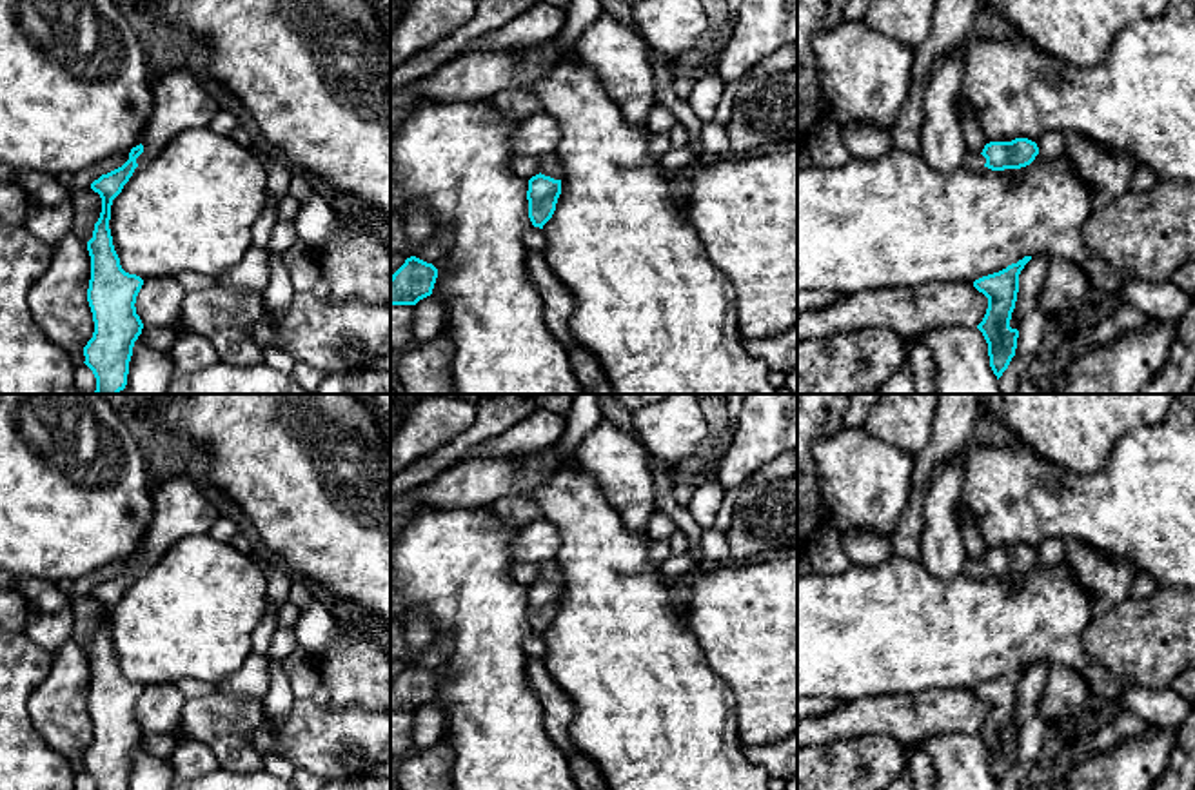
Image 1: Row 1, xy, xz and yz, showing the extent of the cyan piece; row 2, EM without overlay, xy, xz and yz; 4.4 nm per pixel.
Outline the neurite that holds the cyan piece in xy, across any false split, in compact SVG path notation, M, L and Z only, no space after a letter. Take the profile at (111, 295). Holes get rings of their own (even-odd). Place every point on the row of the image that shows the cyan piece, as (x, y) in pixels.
M174 69L153 87L154 114L142 143L133 147L129 160L91 183L102 198L102 212L87 242L91 280L87 301L94 332L84 347L85 365L96 378L94 394L118 394L127 385L133 347L143 323L136 314L136 296L143 280L122 269L109 229L113 200L122 193L138 165L147 165L173 138L183 131L207 127L220 111L205 91L200 74Z

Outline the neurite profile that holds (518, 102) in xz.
M525 87L505 89L487 98L487 104L514 120L525 120L539 113L539 98Z

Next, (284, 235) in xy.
M278 222L272 229L269 240L269 251L283 254L287 252L298 240L294 222Z

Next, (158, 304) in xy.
M174 276L149 278L136 296L143 327L176 327L182 321L185 291Z

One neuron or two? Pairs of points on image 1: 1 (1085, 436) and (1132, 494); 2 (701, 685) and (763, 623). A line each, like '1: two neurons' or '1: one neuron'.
1: two neurons
2: two neurons

